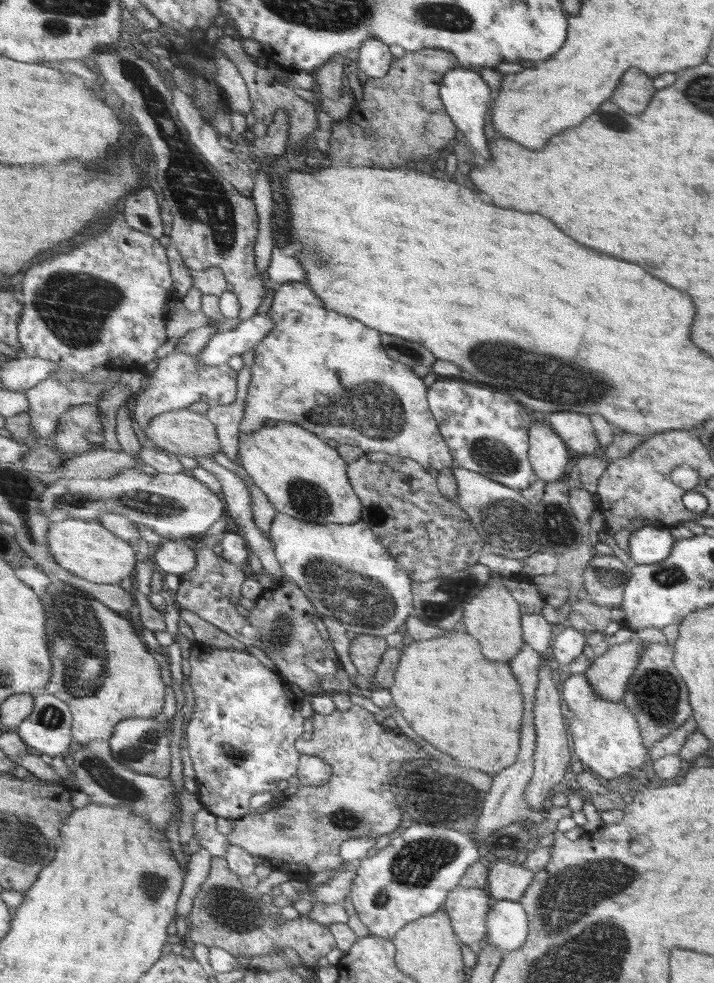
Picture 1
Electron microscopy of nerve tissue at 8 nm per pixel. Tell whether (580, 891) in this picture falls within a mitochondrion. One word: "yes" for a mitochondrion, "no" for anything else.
yes

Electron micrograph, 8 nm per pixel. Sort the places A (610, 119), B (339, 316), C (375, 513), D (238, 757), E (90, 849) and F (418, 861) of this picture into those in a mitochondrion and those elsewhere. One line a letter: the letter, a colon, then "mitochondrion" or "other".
A: mitochondrion
B: other
C: mitochondrion
D: mitochondrion
E: other
F: mitochondrion

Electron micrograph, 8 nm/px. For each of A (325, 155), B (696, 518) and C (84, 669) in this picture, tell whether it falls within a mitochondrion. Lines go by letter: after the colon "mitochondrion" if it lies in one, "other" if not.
A: other
B: other
C: mitochondrion

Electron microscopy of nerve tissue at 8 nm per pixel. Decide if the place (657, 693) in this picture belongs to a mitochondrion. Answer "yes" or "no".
yes

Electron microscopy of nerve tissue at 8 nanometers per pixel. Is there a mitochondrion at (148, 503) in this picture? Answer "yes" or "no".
yes

